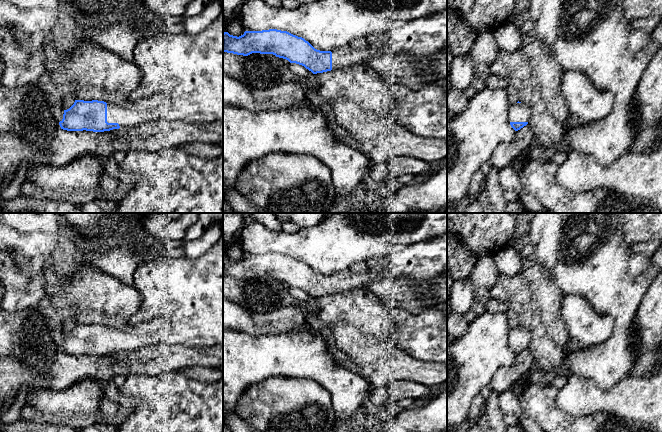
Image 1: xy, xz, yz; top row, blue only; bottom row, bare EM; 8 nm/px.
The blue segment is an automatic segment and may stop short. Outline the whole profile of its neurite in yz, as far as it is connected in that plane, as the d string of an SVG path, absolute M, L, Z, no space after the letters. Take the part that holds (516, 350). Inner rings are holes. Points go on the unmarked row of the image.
M518 325L510 330L508 344L511 351L518 355L528 348L530 339L531 336L528 331Z

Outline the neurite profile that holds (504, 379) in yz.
M528 348L516 355L512 365L504 366L496 371L490 383L492 391L501 394L510 390L534 368L533 363L533 356Z

